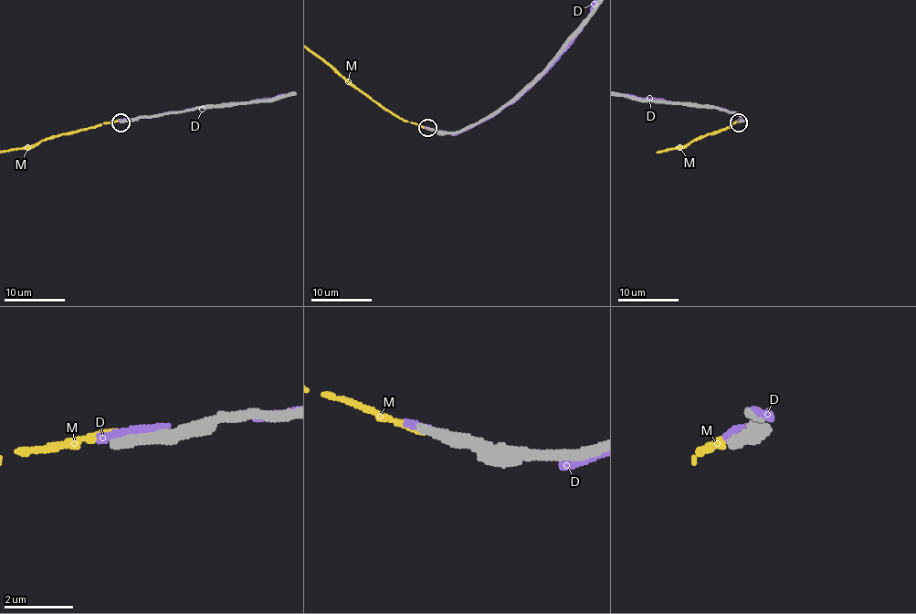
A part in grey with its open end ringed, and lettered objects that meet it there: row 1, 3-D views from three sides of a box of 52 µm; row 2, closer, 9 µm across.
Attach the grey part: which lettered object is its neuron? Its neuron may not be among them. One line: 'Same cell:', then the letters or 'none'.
Same cell: none

